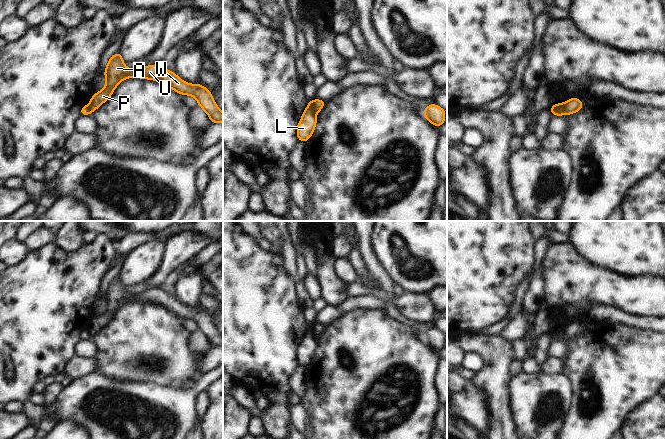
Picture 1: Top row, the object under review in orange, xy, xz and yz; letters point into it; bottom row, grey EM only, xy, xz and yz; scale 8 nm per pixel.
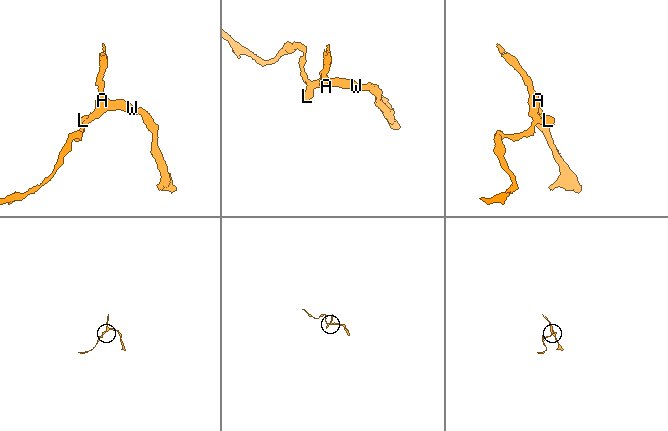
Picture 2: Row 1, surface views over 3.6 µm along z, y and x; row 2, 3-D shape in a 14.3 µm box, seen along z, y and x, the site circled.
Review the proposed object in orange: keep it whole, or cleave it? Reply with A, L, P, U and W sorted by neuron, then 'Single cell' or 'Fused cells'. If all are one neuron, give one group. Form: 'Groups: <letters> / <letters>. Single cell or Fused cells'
Groups: A P U W / L. Fused cells.

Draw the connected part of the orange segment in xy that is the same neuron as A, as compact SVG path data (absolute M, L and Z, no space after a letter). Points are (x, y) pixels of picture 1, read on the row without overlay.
M116 277L109 282L104 294L106 310L99 317L94 317L88 329L90 336L94 336L102 327L106 326L123 303L137 301L164 307L181 319L194 320L198 325L198 330L209 339L212 347L223 346L223 337L215 328L210 314L203 309L188 308L174 296L164 293L161 289L148 289L142 293L128 293L123 285L121 277Z

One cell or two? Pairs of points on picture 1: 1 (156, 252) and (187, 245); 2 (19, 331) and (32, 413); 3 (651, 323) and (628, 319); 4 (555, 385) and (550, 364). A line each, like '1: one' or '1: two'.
1: two
2: two
3: one
4: two

